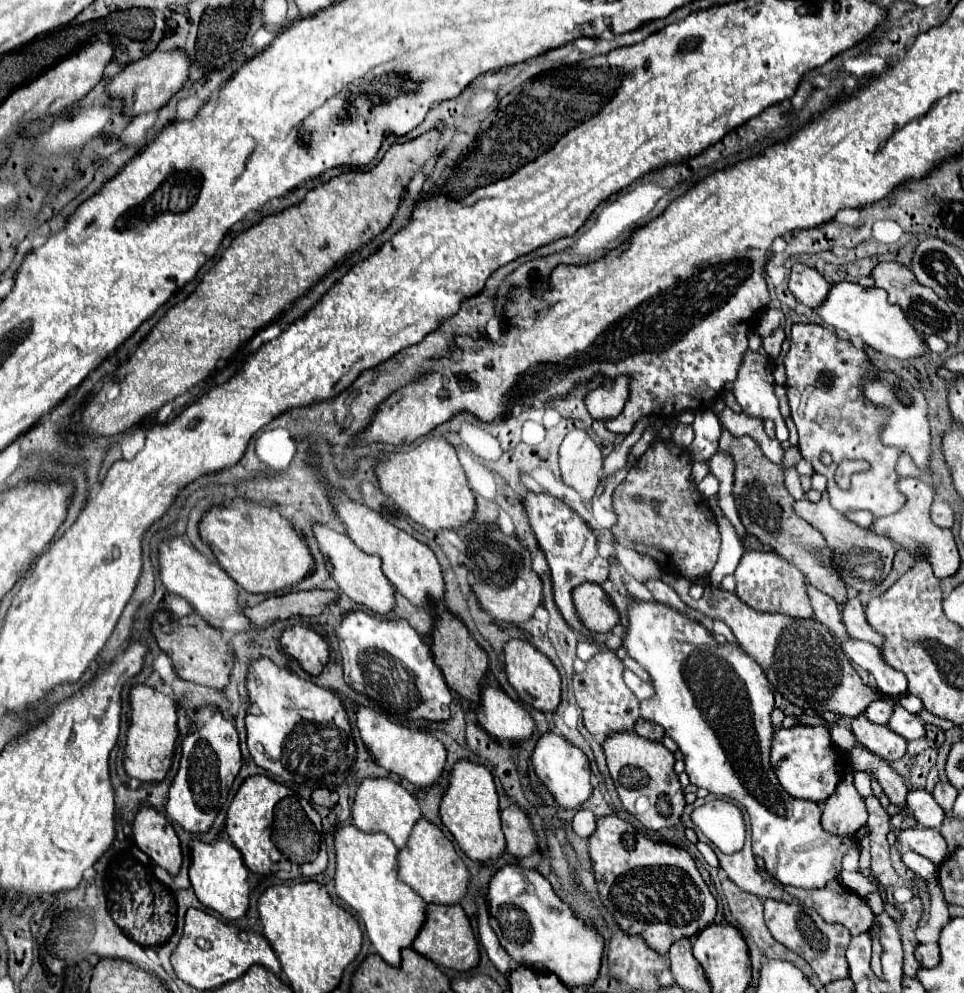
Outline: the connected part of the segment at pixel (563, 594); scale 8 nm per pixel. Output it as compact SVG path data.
M527 493L525 511L527 511L531 527L537 535L537 541L539 541L545 557L547 557L551 577L553 577L555 603L557 603L563 619L583 639L595 639L595 635L589 629L585 629L585 625L579 621L575 607L573 607L573 601L571 601L571 591L577 585L581 585L581 583L603 583L609 577L609 561L599 555L595 533L561 499L545 495L545 493Z

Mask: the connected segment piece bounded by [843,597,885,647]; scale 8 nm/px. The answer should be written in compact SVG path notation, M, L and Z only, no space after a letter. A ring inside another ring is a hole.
M851 597L847 601L847 605L843 605L843 623L847 627L847 633L853 637L853 639L861 639L861 641L867 641L867 643L873 643L877 647L883 645L883 635L877 633L869 623L867 623L867 617L865 617L865 611L859 603L857 597Z

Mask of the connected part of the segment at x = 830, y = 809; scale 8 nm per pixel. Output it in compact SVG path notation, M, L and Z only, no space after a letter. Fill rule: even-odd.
M849 767L839 781L835 793L823 803L823 827L835 835L851 835L867 823L865 799L853 785L853 769Z

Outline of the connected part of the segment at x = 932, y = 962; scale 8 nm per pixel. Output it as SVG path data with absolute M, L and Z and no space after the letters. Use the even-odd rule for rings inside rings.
M929 943L929 945L919 945L915 951L917 961L921 963L921 967L935 967L941 961L939 955L939 945L937 943Z

